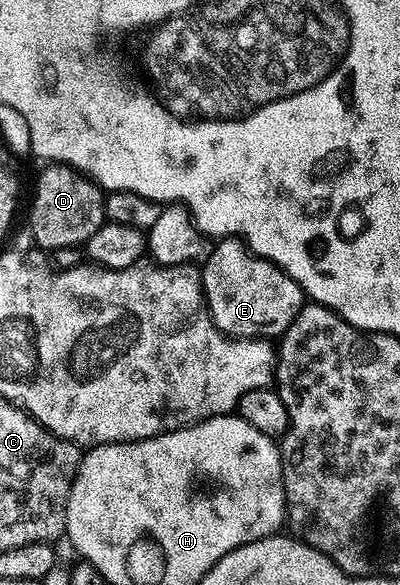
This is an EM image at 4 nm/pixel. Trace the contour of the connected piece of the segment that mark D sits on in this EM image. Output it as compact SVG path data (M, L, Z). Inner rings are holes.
M49 163L37 177L33 206L29 209L29 229L45 249L56 251L72 245L81 247L99 227L106 224L105 198L100 185L68 165Z

